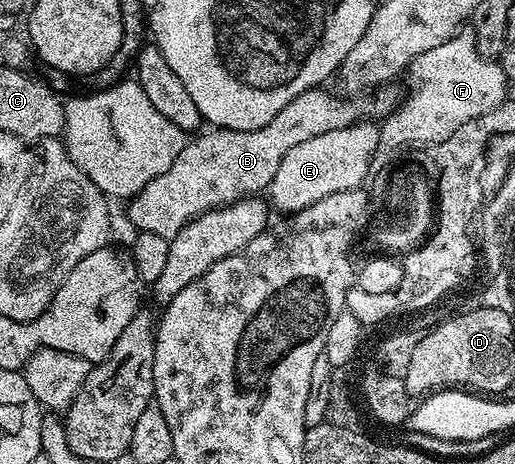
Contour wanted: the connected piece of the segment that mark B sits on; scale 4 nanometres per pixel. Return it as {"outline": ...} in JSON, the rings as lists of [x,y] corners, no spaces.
{"outline":[[[325,87],[308,89],[303,91],[303,95],[291,99],[291,103],[287,103],[287,107],[283,107],[267,127],[259,127],[255,131],[213,127],[208,130],[210,133],[198,132],[186,149],[179,151],[175,163],[171,163],[163,175],[155,175],[143,191],[128,198],[130,223],[134,230],[172,239],[192,217],[221,209],[250,195],[264,194],[275,179],[275,171],[279,171],[279,163],[283,163],[283,155],[287,155],[291,147],[299,147],[299,143],[307,143],[307,139],[315,135],[327,135],[327,131],[339,131],[353,125],[366,114],[374,113],[369,115],[381,119],[392,113],[399,104],[399,93],[397,97],[391,88],[378,88],[377,98],[366,105],[361,99],[332,97]]]}

